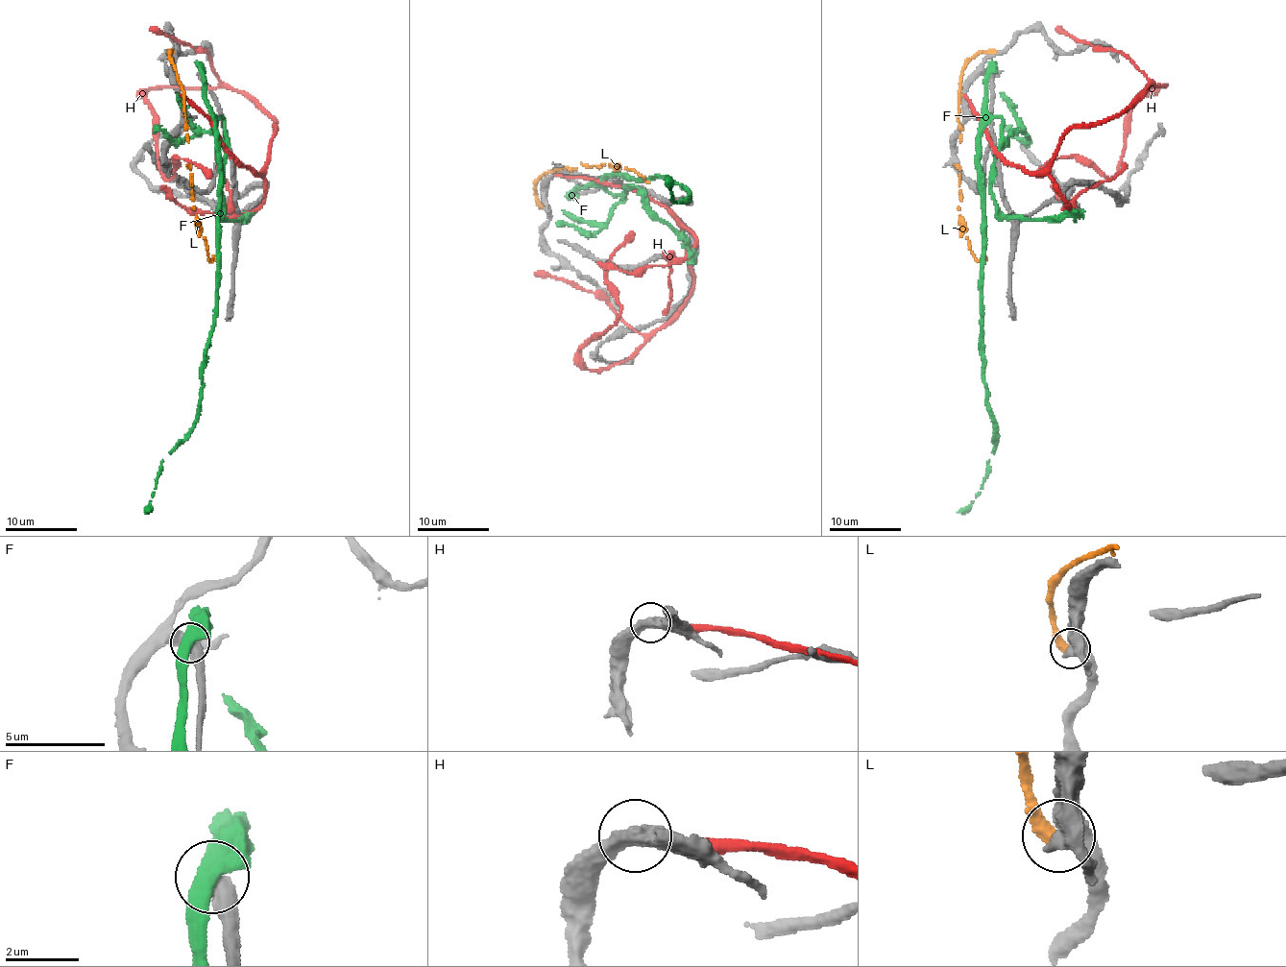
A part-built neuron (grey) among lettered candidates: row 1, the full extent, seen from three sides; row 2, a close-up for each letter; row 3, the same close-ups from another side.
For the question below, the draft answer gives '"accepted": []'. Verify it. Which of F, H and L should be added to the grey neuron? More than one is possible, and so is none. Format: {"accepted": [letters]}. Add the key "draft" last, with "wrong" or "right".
{"accepted": [], "draft": "right"}

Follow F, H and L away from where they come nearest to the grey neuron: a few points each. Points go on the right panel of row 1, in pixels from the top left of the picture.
F: (987, 74), (981, 137), (979, 193), (983, 374), (995, 438), (987, 475), (973, 501), (957, 512)
H: (963, 94), (1000, 155), (1040, 171), (1073, 128), (1165, 85), (1136, 98), (1113, 176), (1072, 157), (1035, 175)
L: (993, 53), (979, 53), (966, 65), (958, 100), (959, 224), (973, 256), (987, 260)

